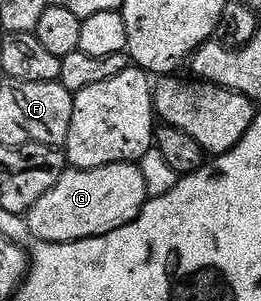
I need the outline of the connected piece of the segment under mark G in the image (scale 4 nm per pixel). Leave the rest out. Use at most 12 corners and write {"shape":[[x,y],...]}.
{"shape":[[138,164],[68,168],[25,215],[35,241],[104,237],[148,200]]}

